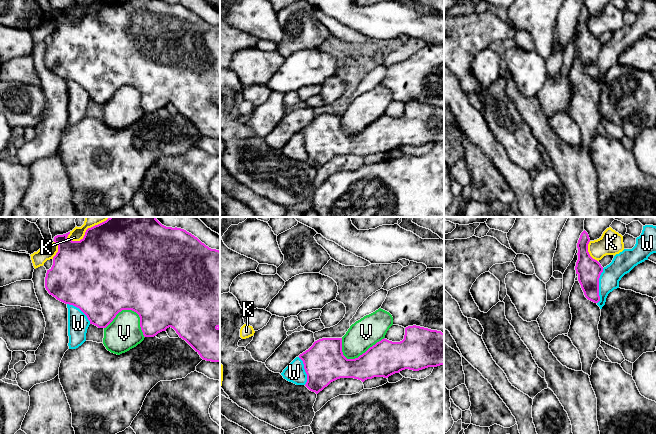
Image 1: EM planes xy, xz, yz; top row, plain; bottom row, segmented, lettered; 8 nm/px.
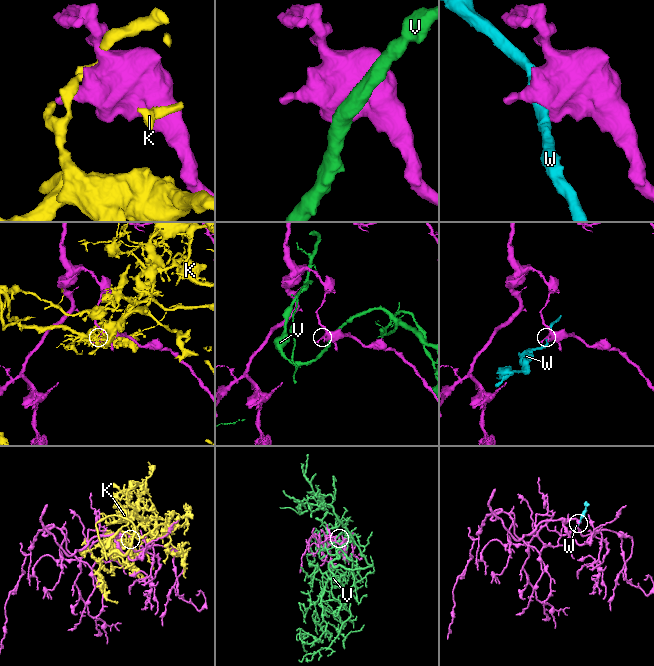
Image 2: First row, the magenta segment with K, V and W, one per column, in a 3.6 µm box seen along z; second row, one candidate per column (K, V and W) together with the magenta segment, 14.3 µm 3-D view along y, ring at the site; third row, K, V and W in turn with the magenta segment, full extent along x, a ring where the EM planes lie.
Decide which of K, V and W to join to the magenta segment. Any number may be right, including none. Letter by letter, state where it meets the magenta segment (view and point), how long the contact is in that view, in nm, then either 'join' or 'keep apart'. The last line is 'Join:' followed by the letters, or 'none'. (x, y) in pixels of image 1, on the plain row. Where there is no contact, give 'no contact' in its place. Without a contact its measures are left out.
K: contact xy (84, 12); length 280 nm; keep apart
V: contact xy (132, 86); length 340 nm; keep apart
W: contact yz (598, 62); length 300 nm; keep apart
Join: none

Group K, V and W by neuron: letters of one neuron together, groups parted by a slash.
K / V / W

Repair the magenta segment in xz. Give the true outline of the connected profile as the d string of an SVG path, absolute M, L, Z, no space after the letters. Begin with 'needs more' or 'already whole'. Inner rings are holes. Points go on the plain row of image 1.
already whole; M420 102L405 104L404 115L392 118L382 115L355 135L347 135L342 128L342 114L322 114L299 131L307 150L305 162L318 170L331 158L340 154L354 154L364 158L374 153L384 153L409 145L419 147L428 143L444 141L444 109Z

